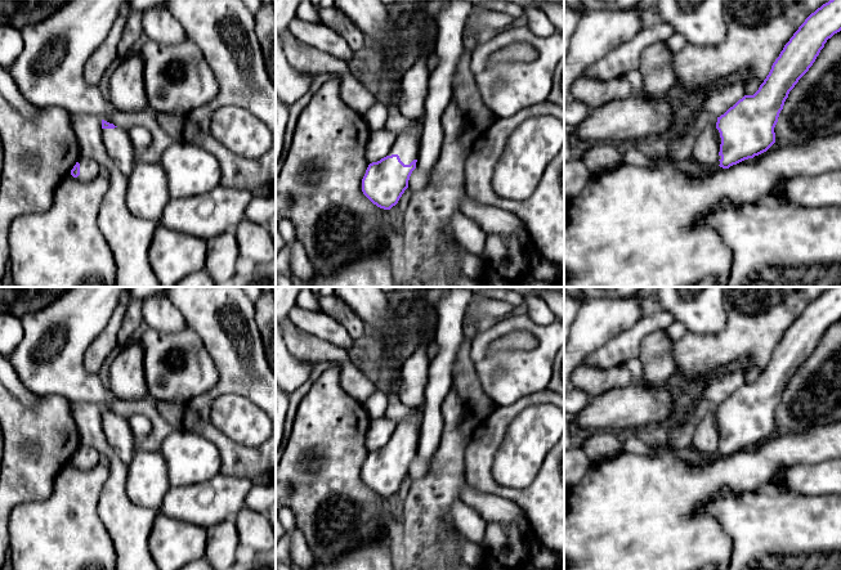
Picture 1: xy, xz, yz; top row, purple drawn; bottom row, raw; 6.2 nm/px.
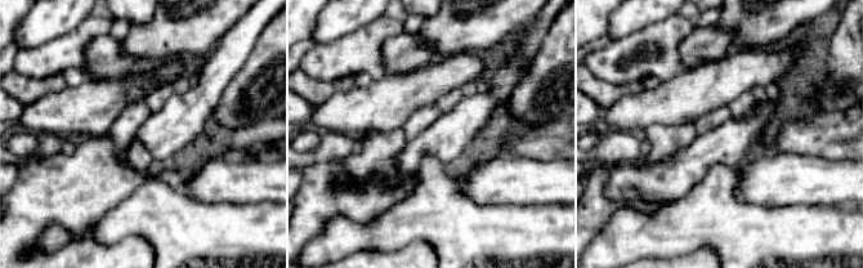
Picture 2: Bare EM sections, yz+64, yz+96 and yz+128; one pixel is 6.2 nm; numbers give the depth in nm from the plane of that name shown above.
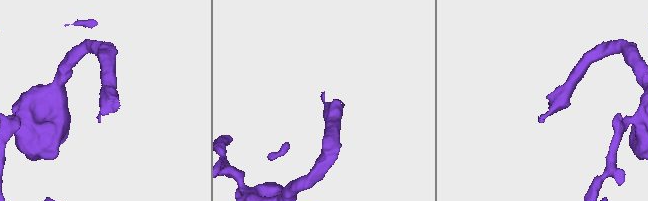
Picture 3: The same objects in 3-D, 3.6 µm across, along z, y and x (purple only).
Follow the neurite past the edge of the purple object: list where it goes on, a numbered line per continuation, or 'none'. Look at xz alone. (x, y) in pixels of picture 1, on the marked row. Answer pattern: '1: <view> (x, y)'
1: xz (407, 144)

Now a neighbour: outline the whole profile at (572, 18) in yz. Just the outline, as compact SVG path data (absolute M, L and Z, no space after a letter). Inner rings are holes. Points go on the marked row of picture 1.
M564 1L564 59L568 55L568 50L572 42L572 36L580 24L582 17L587 13L585 10L583 13L580 13L572 8L569 8Z

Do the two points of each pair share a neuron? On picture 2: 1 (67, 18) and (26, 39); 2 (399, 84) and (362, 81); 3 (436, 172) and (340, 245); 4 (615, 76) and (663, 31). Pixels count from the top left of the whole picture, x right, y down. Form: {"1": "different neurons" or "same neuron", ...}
{"1": "same neuron", "2": "different neurons", "3": "same neuron", "4": "same neuron"}

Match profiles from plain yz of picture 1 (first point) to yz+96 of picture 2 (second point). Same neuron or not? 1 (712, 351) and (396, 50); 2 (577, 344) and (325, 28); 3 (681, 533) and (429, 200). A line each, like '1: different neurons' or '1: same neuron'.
1: different neurons
2: same neuron
3: different neurons

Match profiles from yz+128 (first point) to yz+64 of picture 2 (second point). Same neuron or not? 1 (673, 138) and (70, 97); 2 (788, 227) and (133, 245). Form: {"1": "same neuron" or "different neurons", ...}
{"1": "different neurons", "2": "different neurons"}

